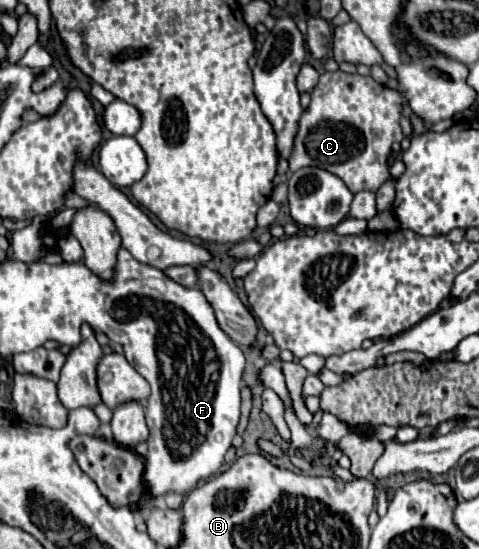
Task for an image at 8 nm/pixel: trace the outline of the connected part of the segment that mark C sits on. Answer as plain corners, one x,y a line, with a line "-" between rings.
341,70
321,74
319,84
315,86
311,94
311,104
299,120
293,152
289,156
289,170
295,172
305,166
317,166
339,176
351,192
361,192
361,190
377,192
381,184
391,180
391,172
389,172
391,144
403,140
403,132
399,124
401,102
403,102
403,96
397,90
377,84
371,76
363,78
359,74
345,74

